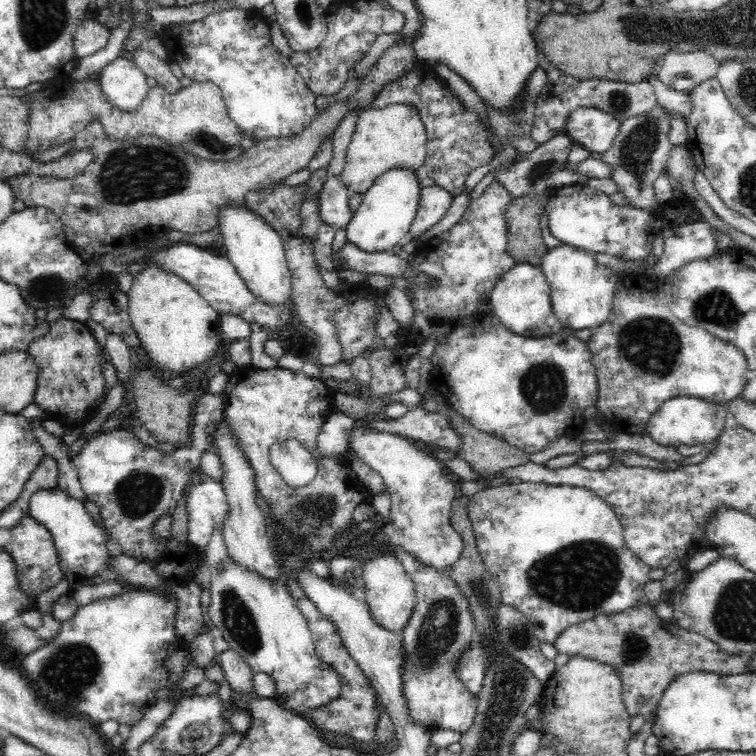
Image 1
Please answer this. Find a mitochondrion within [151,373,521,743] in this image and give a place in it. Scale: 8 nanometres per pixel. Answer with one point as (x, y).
(438, 631)

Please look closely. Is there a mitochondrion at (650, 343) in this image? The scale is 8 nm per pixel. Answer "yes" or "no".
yes

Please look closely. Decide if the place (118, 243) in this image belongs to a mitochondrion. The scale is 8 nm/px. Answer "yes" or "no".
no

